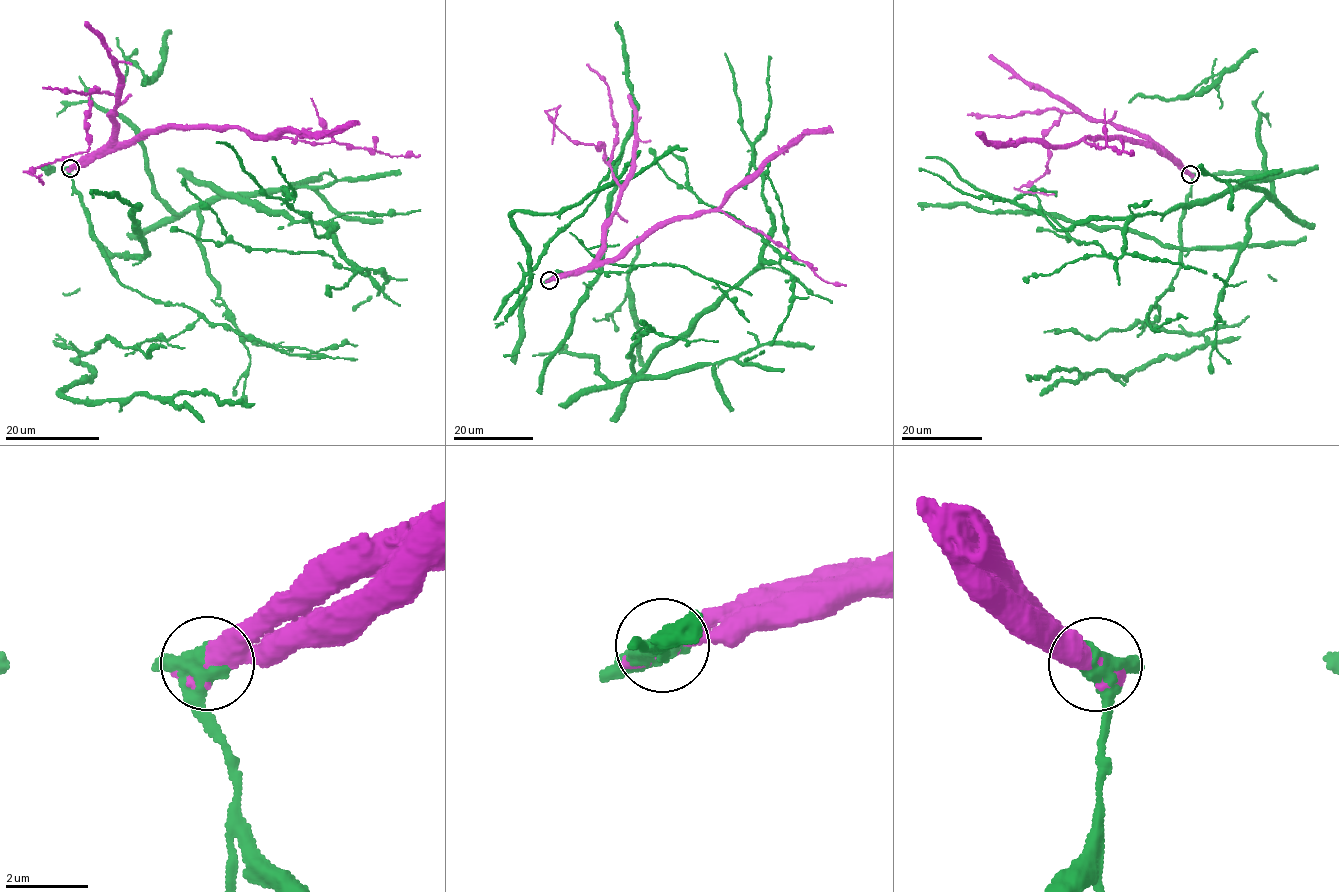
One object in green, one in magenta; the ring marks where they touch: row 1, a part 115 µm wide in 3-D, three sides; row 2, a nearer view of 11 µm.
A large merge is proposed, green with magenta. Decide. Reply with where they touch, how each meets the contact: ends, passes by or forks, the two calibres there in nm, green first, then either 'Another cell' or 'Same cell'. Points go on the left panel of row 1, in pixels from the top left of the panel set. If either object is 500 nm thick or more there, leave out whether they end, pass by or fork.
Place: (70, 168). Thickness 420 nm (green) against 650 nm. Same cell

